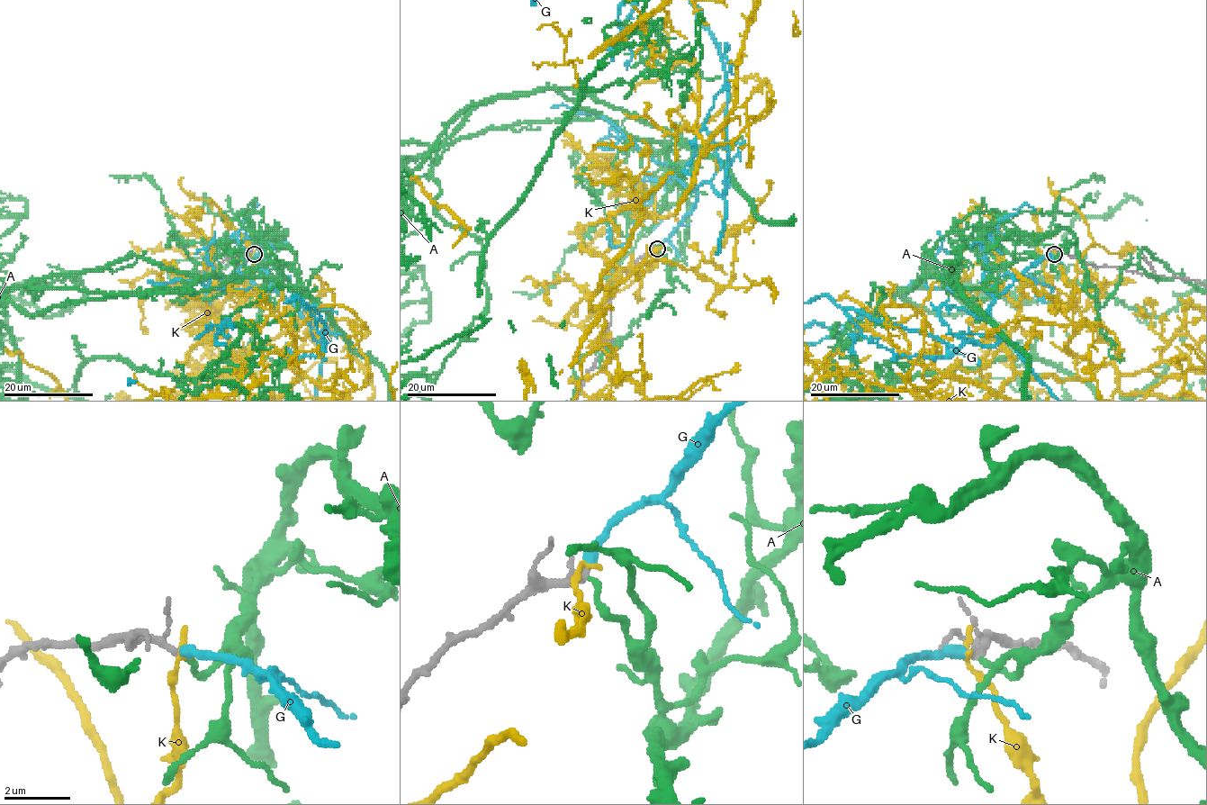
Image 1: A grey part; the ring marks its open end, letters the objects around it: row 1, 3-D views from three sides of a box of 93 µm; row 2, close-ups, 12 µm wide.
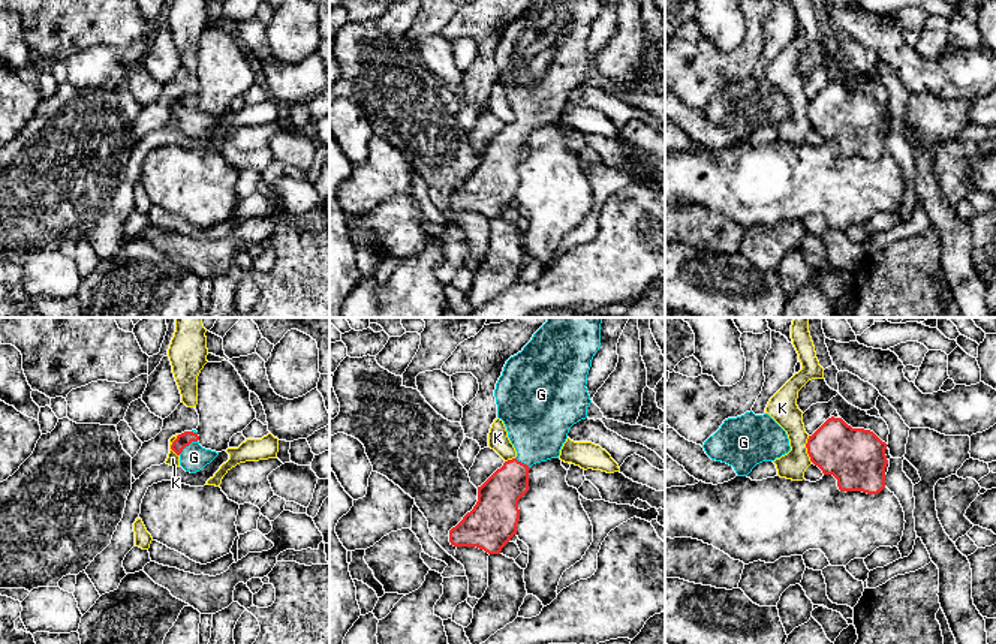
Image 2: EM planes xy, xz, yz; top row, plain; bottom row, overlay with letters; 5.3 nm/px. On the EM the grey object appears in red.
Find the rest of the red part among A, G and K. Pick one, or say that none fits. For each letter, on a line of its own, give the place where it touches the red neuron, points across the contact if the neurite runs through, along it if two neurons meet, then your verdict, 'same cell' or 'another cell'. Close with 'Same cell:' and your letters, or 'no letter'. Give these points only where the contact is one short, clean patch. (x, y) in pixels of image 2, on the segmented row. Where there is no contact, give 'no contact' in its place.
A: no contact; another cell
G: contact xy (187, 445); way xy (184, 439), (187, 445), (193, 457); same cell
K: contact yz (808, 450); border yz (808, 436), (808, 456), (812, 462); another cell
Same cell: G

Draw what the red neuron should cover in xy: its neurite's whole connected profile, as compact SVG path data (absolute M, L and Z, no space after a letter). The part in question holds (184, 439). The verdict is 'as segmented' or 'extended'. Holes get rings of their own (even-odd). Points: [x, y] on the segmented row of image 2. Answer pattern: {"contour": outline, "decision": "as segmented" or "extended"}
{"contour": "M196 430L184 431L172 442L171 449L180 457L180 466L190 473L202 470L219 452L199 445Z", "decision": "extended"}

